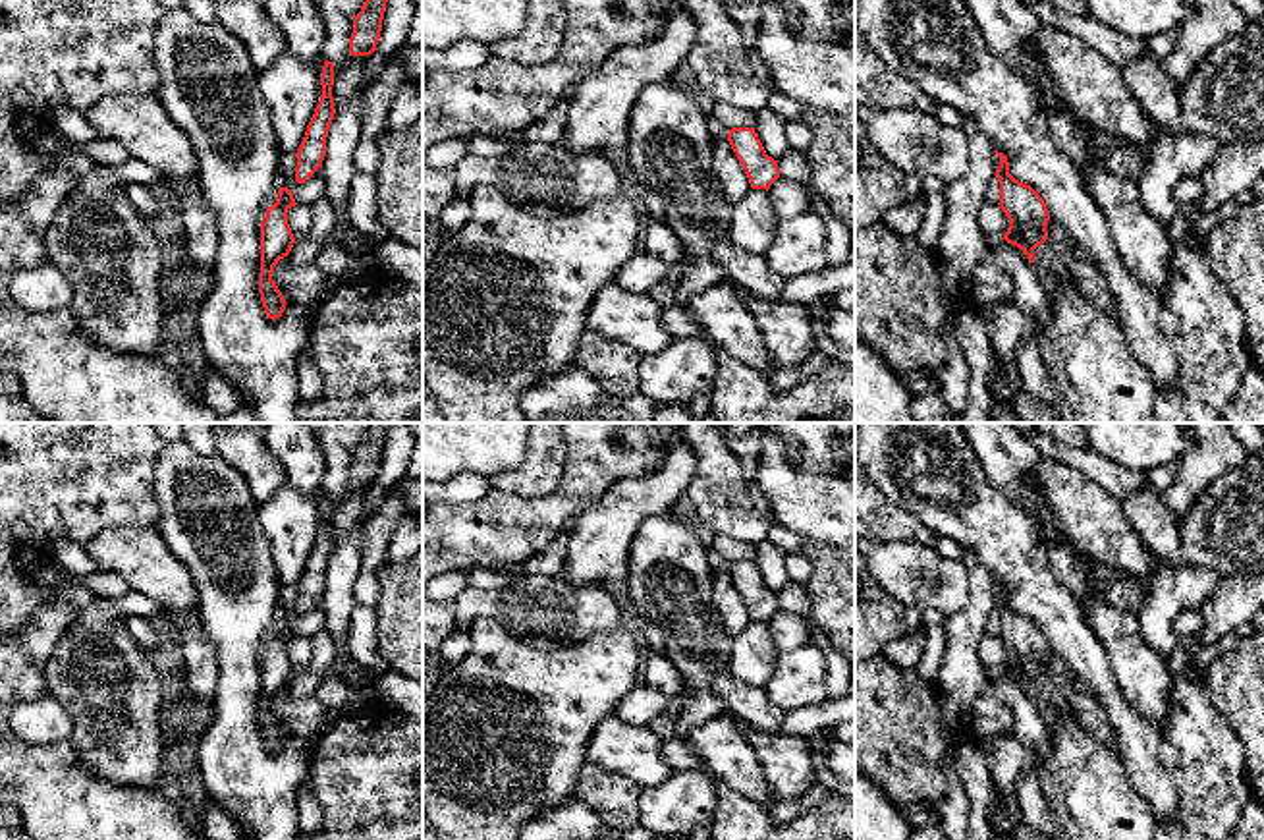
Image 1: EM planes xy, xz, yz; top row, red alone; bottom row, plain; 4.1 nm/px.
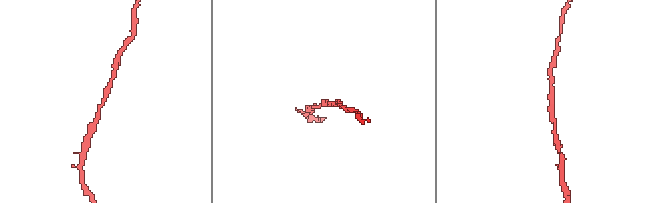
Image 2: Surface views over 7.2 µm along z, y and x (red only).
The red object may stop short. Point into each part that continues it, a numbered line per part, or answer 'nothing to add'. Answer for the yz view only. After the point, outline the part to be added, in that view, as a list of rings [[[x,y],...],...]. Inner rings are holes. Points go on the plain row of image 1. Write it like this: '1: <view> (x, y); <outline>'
nothing to add

